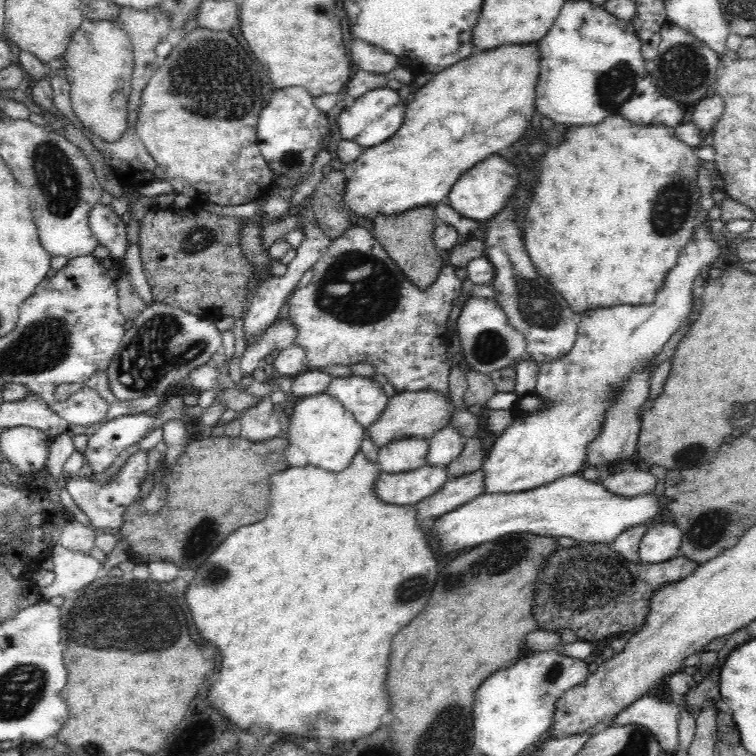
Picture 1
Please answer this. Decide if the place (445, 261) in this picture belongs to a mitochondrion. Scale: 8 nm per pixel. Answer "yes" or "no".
no

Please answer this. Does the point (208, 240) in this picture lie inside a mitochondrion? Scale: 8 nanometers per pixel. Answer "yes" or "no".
yes

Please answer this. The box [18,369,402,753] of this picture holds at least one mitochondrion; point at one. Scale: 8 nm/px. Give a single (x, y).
(151, 624)

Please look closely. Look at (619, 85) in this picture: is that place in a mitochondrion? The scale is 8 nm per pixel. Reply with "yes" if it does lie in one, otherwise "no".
yes

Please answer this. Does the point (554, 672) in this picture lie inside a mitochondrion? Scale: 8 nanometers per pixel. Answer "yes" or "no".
yes

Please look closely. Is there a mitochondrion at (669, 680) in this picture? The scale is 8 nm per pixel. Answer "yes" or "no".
no

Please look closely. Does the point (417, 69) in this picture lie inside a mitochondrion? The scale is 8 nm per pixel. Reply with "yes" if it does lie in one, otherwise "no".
no

